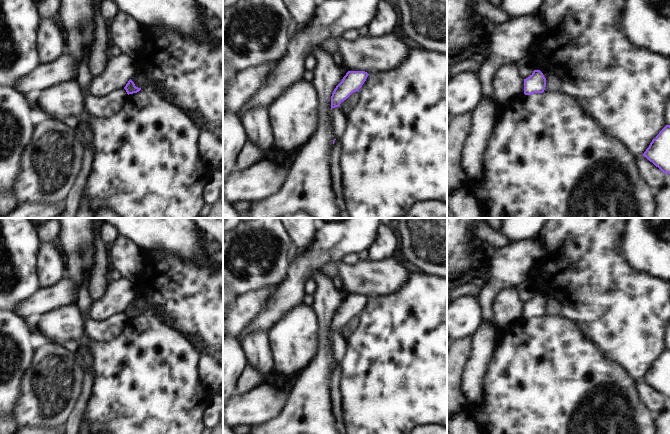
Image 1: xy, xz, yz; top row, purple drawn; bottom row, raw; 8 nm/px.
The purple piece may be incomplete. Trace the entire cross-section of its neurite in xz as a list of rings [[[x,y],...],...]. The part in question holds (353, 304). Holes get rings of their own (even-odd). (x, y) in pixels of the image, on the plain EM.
[[[348,295],[331,320],[331,333],[339,331],[352,317],[359,315],[368,301],[365,295]]]

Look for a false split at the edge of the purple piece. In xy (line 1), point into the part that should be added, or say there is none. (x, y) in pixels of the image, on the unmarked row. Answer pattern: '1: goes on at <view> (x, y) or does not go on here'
1: does not go on here

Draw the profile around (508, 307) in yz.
[[[516,288],[502,290],[495,297],[493,301],[493,322],[496,327],[509,327],[523,317],[524,302]]]

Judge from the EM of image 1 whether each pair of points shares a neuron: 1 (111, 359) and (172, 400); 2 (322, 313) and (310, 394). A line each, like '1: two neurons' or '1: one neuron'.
1: one neuron
2: one neuron

